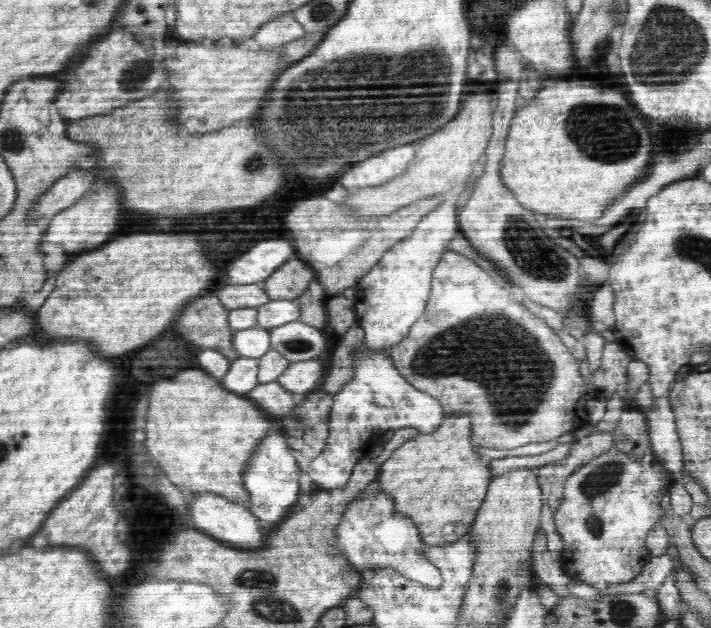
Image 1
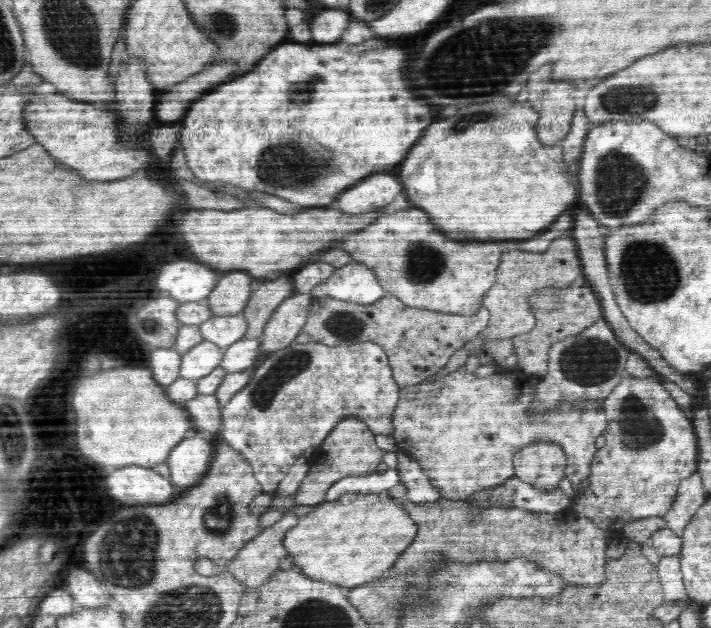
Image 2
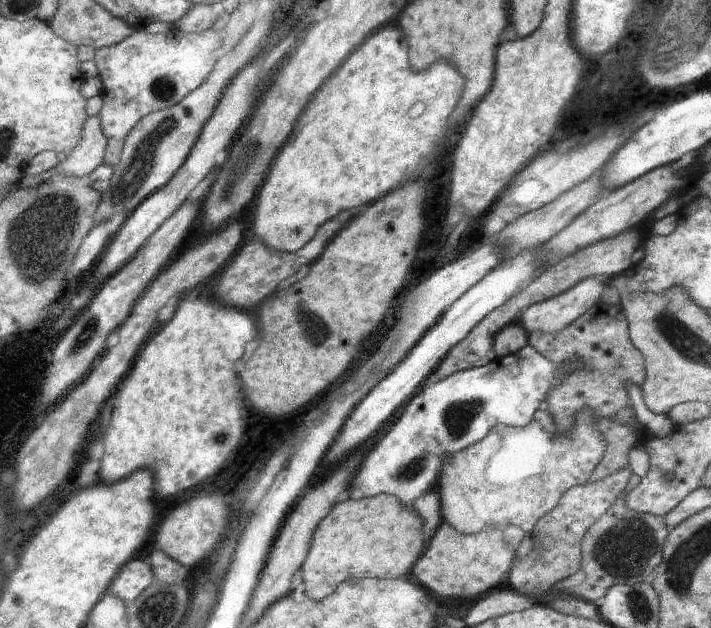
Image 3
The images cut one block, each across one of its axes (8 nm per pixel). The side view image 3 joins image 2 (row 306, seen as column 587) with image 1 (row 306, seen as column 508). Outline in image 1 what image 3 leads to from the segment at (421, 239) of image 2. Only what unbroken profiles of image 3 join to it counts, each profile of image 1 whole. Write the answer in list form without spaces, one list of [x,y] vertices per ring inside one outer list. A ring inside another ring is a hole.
[[[454,251],[446,252],[446,256],[442,256],[442,258],[444,258],[444,262],[440,262],[440,266],[432,274],[432,294],[429,295],[424,314],[420,316],[416,324],[411,326],[411,332],[398,345],[388,348],[388,353],[390,353],[392,361],[394,361],[394,365],[398,367],[399,373],[404,378],[408,378],[407,381],[412,383],[412,386],[416,386],[416,390],[424,390],[426,394],[432,394],[436,400],[440,400],[446,414],[448,414],[448,410],[490,412],[490,414],[476,414],[476,442],[480,442],[480,446],[484,448],[512,450],[512,448],[518,448],[518,446],[524,446],[525,444],[558,440],[562,434],[572,432],[572,420],[564,420],[564,418],[571,418],[575,413],[584,414],[587,400],[598,397],[598,390],[592,385],[591,374],[590,377],[584,379],[579,371],[579,361],[572,357],[573,354],[568,351],[568,348],[560,341],[553,329],[543,319],[537,317],[536,314],[525,307],[509,288],[503,285],[500,288],[500,284],[496,284],[497,281],[492,276],[488,276],[478,264],[474,264],[472,259],[466,258],[464,255],[460,256]]]

